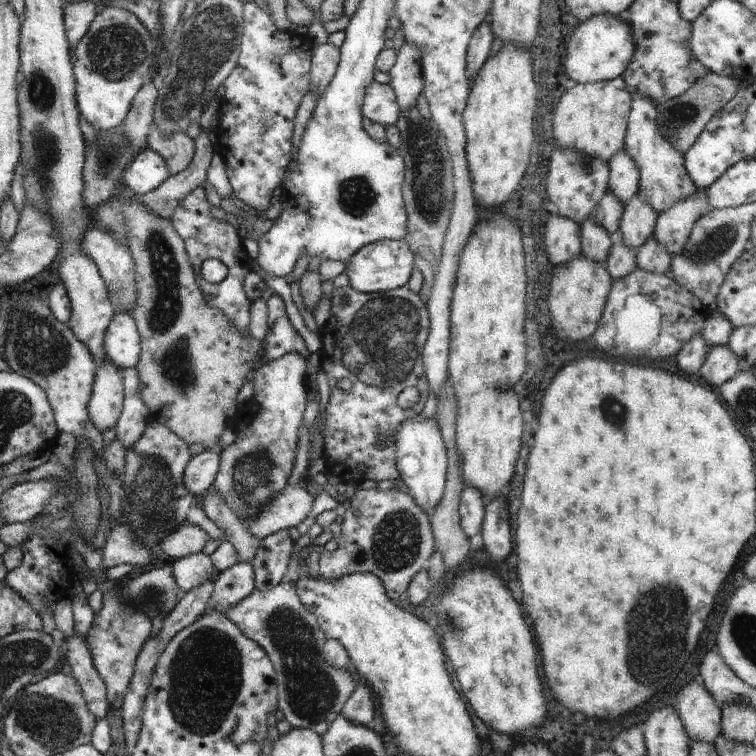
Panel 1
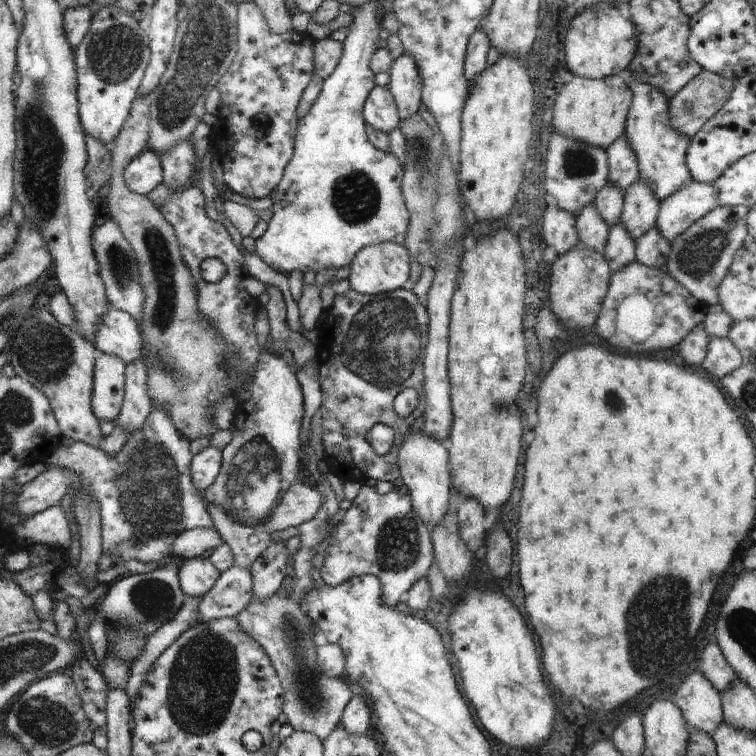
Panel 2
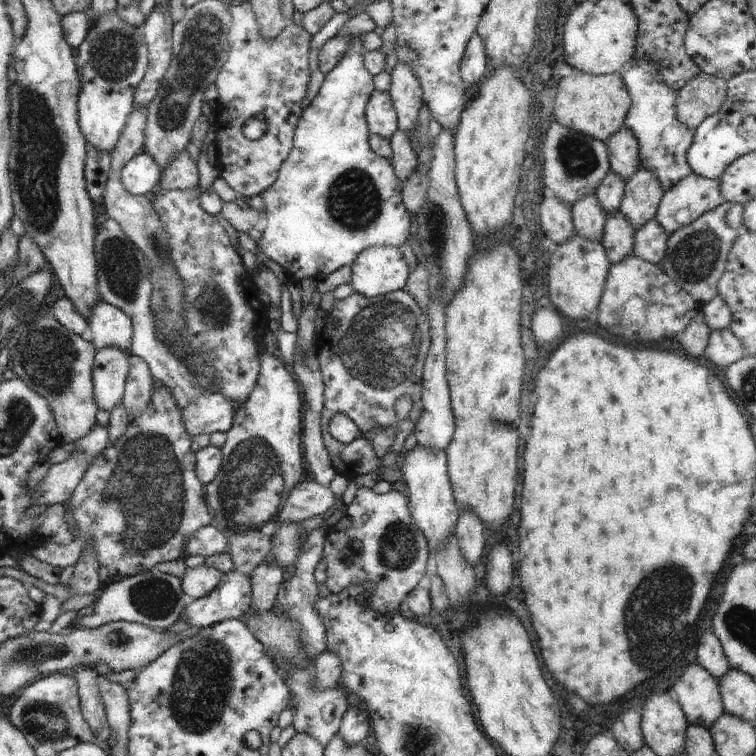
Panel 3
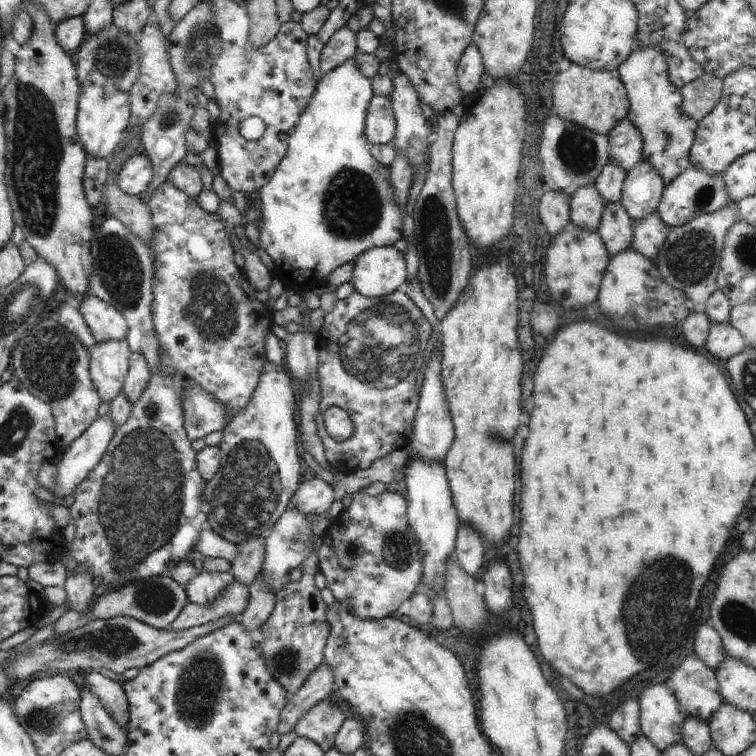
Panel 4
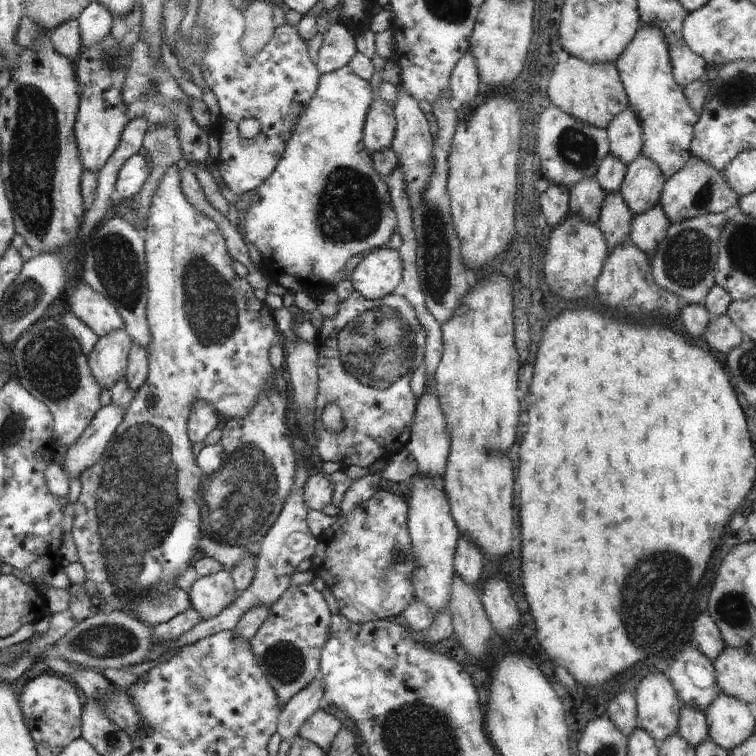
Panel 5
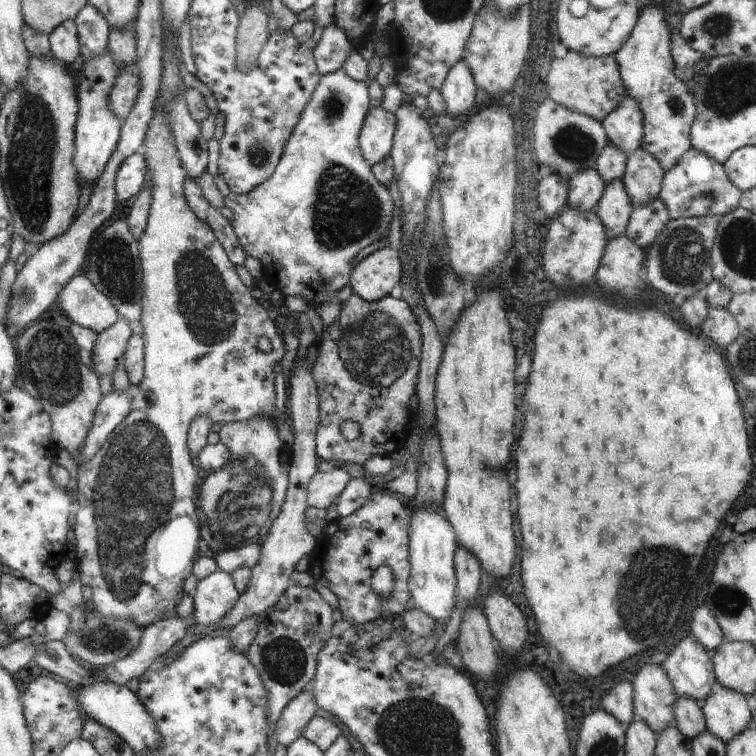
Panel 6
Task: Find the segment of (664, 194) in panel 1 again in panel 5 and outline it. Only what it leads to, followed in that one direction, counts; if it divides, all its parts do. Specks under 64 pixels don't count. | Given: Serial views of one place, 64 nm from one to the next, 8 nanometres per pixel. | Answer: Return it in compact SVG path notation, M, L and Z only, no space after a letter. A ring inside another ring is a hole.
M640 24L638 32L615 63L629 106L640 120L643 131L642 153L654 160L665 178L676 174L690 158L694 126L699 115L690 106L684 87L676 84L668 44L656 24Z

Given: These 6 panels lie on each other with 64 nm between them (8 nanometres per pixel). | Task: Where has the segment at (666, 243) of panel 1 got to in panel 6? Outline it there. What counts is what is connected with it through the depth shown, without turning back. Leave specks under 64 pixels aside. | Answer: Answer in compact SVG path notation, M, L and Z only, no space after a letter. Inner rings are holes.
M691 147L684 156L680 156L676 166L664 171L659 198L666 204L670 219L684 219L728 215L739 208L742 194L728 179L724 164Z

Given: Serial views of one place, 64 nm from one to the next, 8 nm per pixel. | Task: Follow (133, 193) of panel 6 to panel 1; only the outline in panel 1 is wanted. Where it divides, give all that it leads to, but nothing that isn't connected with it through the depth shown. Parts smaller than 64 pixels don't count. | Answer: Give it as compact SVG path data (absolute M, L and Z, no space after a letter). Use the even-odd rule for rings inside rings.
M149 148L139 152L122 174L122 181L136 194L153 192L170 177L164 158Z

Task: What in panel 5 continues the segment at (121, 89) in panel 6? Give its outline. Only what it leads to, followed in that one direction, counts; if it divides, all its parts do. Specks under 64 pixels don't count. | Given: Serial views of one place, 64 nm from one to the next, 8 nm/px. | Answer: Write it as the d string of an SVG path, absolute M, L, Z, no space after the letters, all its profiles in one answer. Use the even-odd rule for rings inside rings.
M138 40L131 52L131 64L126 70L124 86L122 86L122 104L126 108L128 120L144 116L152 126L170 122L176 126L176 136L180 142L183 162L204 164L209 158L209 133L196 124L190 115L189 96L179 88L173 76L167 71L161 60L150 58L150 46L144 40Z

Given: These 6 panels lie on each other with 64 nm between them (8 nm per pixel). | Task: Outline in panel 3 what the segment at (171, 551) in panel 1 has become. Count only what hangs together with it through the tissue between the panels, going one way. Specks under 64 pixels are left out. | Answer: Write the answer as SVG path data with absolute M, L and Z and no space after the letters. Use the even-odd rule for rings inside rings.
M204 523L194 536L184 540L182 552L186 554L186 557L202 555L206 558L214 556L214 554L224 554L224 552L229 554L230 544L228 544L224 533L217 526Z

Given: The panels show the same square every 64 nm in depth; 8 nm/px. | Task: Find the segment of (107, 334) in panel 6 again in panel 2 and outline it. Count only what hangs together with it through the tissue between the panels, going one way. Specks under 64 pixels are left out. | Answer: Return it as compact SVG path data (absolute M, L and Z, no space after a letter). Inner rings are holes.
M101 354L95 360L91 409L100 420L116 421L125 395L126 365L112 355Z

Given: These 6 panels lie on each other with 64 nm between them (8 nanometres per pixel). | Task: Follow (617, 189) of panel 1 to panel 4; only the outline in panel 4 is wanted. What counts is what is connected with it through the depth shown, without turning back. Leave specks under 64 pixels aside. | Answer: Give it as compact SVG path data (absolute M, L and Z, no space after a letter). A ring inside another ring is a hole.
M622 118L608 135L609 160L614 166L620 166L628 173L642 161L642 136L640 130L628 120Z

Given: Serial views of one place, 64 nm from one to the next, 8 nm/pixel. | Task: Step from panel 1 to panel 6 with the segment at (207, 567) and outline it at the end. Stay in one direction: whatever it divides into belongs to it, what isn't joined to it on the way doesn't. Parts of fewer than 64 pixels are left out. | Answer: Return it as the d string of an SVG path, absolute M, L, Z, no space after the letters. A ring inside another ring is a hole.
M217 571L198 581L191 598L195 625L216 626L224 614L232 610L239 596L231 576L226 572Z

